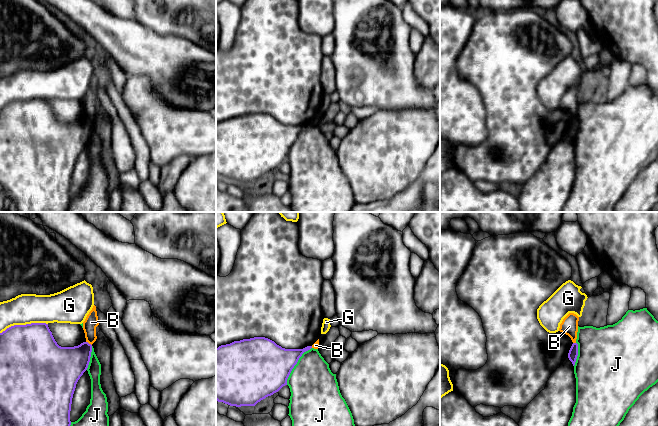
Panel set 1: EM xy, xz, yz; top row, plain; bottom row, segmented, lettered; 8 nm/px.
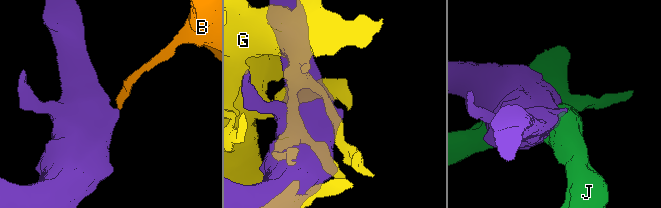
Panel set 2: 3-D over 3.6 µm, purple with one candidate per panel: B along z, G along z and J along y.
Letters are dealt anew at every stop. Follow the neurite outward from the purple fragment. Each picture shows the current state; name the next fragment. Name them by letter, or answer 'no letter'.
no letter

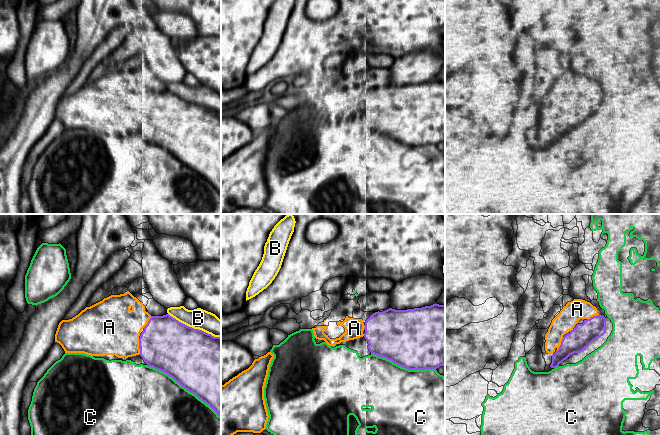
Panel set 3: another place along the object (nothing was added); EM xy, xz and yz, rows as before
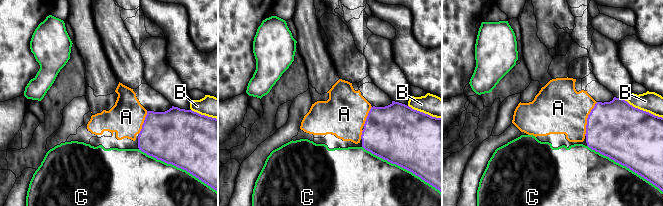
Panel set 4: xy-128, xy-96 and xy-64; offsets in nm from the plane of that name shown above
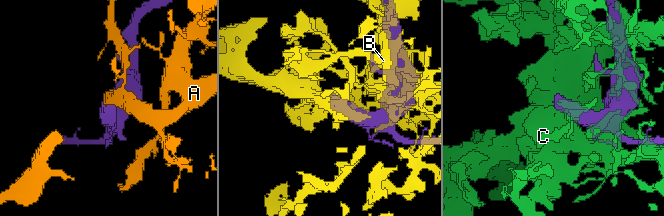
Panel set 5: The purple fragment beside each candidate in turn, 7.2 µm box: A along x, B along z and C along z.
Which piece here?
A

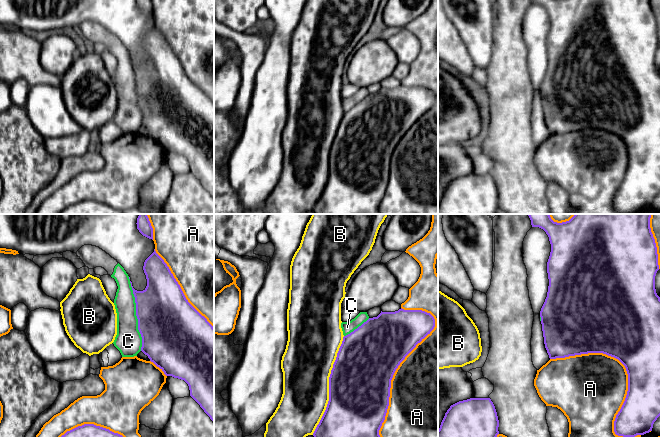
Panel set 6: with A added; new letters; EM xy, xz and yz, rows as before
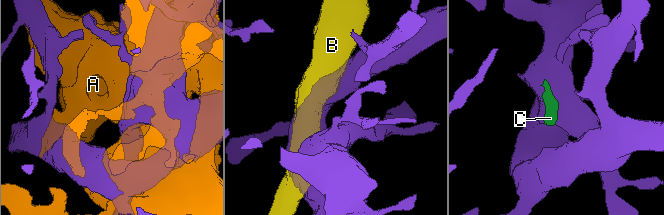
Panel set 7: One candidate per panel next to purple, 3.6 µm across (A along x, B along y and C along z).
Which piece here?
no letter

